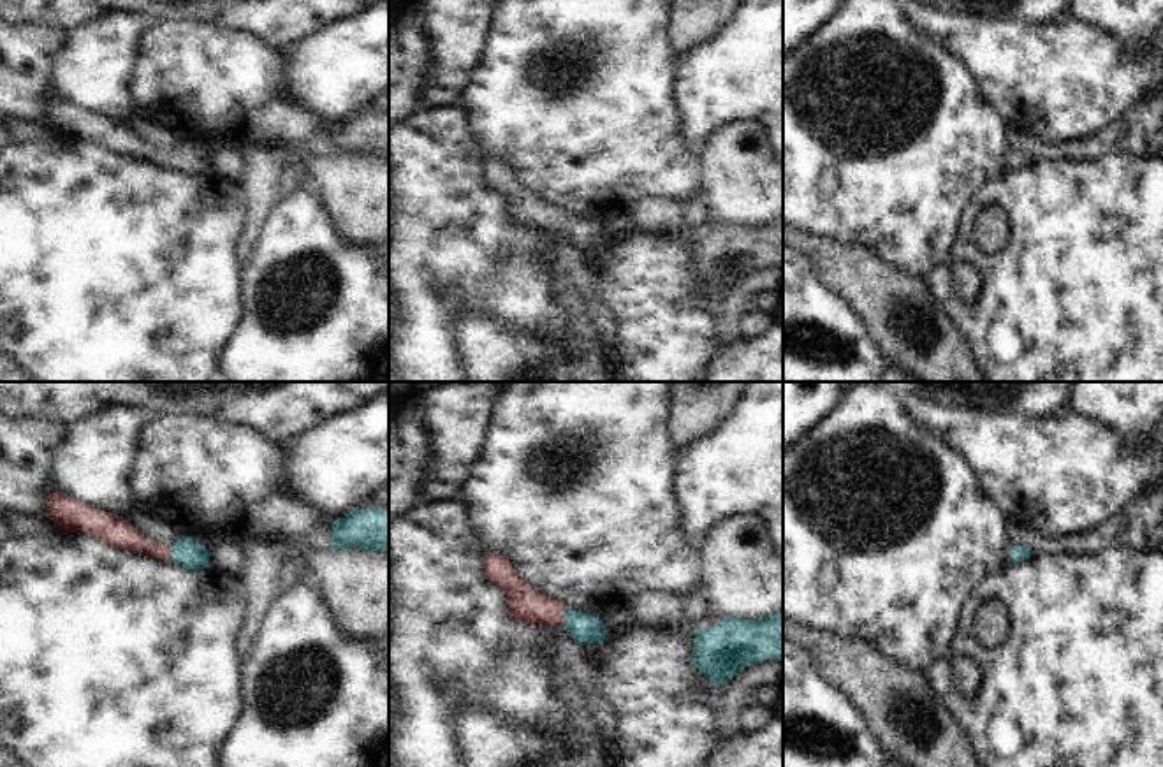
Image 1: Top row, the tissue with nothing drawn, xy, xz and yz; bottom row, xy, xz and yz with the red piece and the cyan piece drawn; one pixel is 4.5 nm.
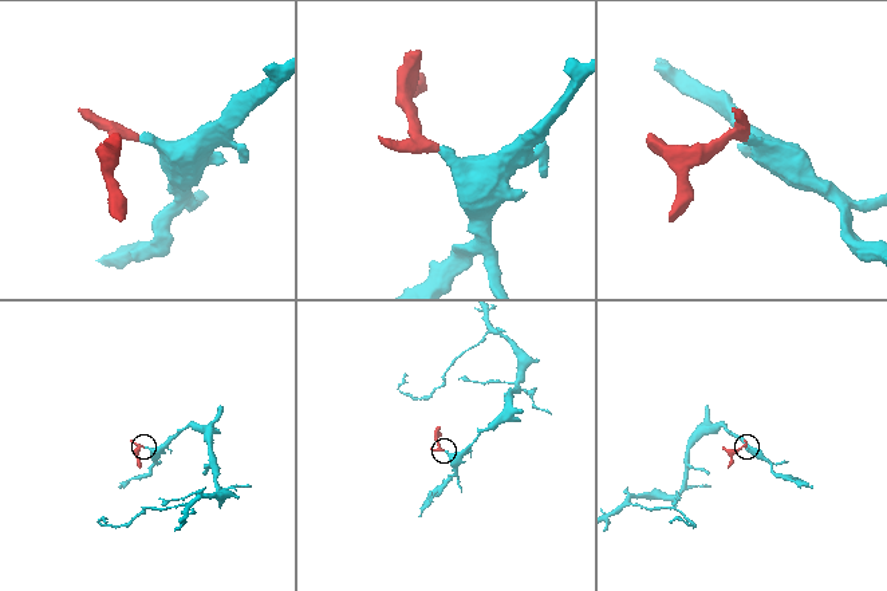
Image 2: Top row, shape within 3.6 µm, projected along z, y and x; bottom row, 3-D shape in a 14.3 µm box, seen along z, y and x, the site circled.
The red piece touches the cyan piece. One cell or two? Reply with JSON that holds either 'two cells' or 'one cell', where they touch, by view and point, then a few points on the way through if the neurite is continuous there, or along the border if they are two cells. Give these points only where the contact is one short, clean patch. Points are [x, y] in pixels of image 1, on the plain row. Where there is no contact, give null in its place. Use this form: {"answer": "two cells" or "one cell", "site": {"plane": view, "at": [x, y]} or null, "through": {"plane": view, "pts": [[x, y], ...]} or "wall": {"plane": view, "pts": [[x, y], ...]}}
{"answer": "one cell", "site": {"plane": "xy", "at": [168, 160]}, "through": {"plane": "xy", "pts": [[118, 138], [168, 160], [187, 157]]}}

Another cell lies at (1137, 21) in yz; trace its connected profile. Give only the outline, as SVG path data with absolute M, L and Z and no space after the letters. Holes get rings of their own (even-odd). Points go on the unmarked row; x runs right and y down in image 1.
M1072 0L1066 18L1142 44L1163 32L1163 0Z

